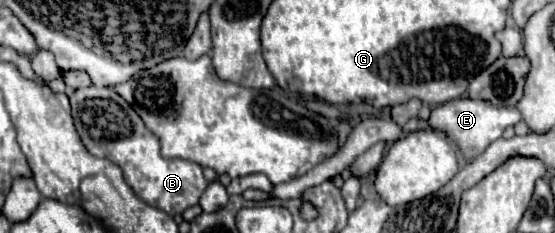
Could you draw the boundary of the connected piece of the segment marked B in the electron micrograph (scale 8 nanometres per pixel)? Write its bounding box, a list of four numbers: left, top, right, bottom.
[70,86,208,216]

